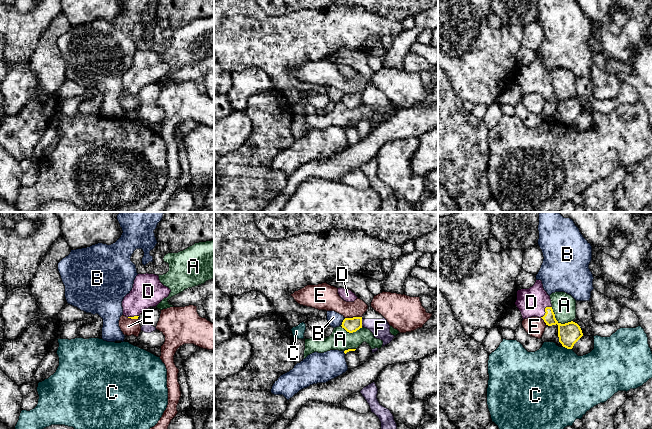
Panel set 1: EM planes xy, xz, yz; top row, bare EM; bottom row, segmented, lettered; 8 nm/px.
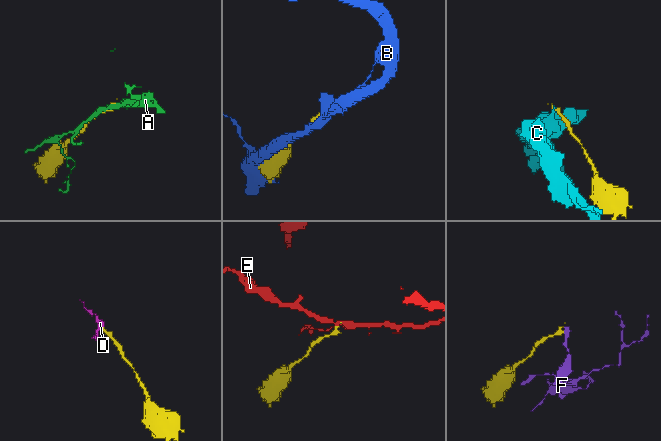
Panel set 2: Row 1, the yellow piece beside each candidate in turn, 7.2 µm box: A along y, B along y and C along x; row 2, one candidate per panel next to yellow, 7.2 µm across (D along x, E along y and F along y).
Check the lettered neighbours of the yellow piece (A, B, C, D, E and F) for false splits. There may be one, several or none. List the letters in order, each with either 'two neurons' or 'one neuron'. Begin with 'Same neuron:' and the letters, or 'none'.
Same neuron: D
A: two neurons
B: two neurons
C: two neurons
D: one neuron
E: two neurons
F: two neurons

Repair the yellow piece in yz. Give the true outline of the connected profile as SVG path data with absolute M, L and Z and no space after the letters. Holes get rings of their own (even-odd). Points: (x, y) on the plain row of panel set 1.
M536 56L529 65L518 66L515 81L521 88L523 96L539 93L548 102L557 100L559 118L567 125L572 125L574 120L583 112L577 99L571 97L561 100L556 96L550 72L544 66L541 56Z

